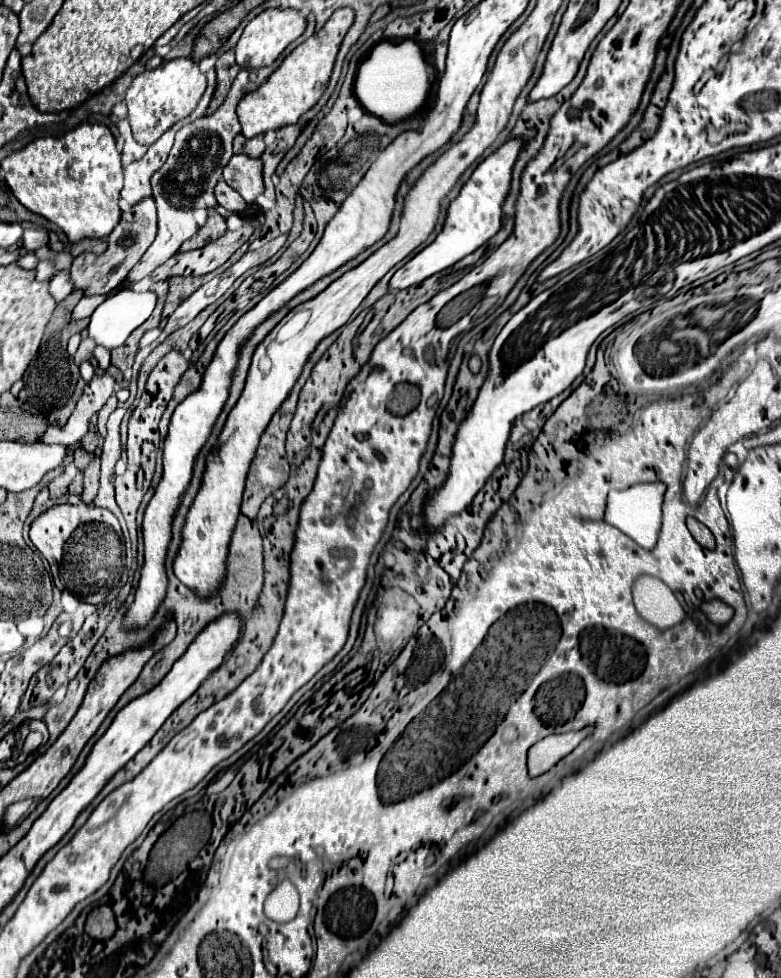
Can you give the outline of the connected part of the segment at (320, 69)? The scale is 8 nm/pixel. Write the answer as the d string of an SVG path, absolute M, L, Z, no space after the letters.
M350 7L336 9L332 17L326 21L326 25L320 31L316 31L312 37L308 37L304 43L300 43L282 61L282 65L266 79L264 85L248 93L238 103L238 117L240 117L242 133L246 137L264 135L266 131L280 129L284 125L294 125L308 109L312 109L318 103L330 81L340 43L346 31L352 27L352 23L354 23L354 11Z

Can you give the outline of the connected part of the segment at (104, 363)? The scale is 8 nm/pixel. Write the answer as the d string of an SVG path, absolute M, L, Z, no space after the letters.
M96 346L92 354L93 354L94 359L98 361L98 367L100 367L102 371L106 371L106 369L108 369L108 365L111 365L110 350L102 346Z

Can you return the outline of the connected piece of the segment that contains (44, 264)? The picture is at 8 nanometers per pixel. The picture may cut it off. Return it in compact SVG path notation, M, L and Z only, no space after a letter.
M40 261L40 263L36 265L34 273L36 273L36 281L48 281L48 279L52 279L52 275L54 275L54 265L52 265L50 261Z

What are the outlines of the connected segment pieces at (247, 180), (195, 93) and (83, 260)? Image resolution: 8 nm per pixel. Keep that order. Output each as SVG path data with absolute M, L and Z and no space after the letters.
M234 155L224 169L224 181L234 187L246 203L252 203L260 193L264 193L262 161L246 155Z
M176 57L156 69L140 73L126 93L128 121L132 125L134 139L146 147L158 141L158 137L164 135L176 121L188 117L196 109L204 91L206 75L198 69L192 57Z
M146 197L138 205L122 213L120 223L114 227L110 237L106 237L108 249L102 255L84 253L74 259L70 269L74 289L82 289L84 295L108 295L120 281L128 277L130 269L140 261L140 257L152 245L154 237L156 237L156 205L152 197Z

